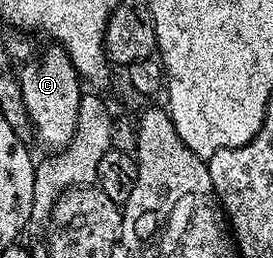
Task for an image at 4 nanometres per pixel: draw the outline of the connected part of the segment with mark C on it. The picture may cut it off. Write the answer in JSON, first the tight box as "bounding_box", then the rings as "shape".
{"bounding_box":[19,45,83,149],"shape":[[[49,45],[49,48],[42,55],[40,53],[34,54],[22,67],[25,68],[19,71],[19,78],[21,80],[21,92],[23,93],[23,105],[27,105],[27,113],[33,122],[36,138],[42,139],[47,146],[51,147],[49,149],[65,148],[72,141],[73,134],[76,131],[80,99],[83,94],[83,88],[81,88],[83,80],[77,74],[71,57],[60,45]]]}

